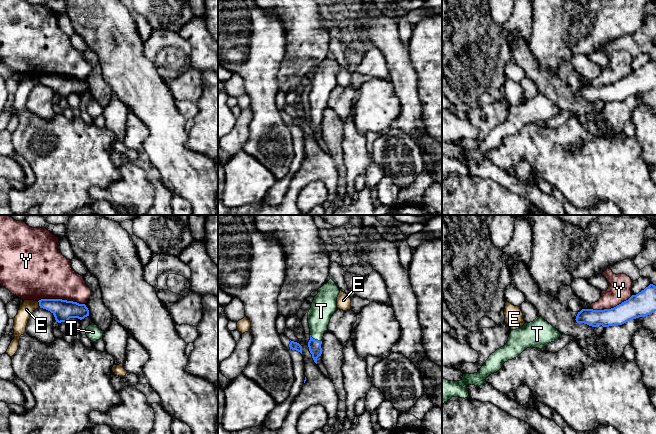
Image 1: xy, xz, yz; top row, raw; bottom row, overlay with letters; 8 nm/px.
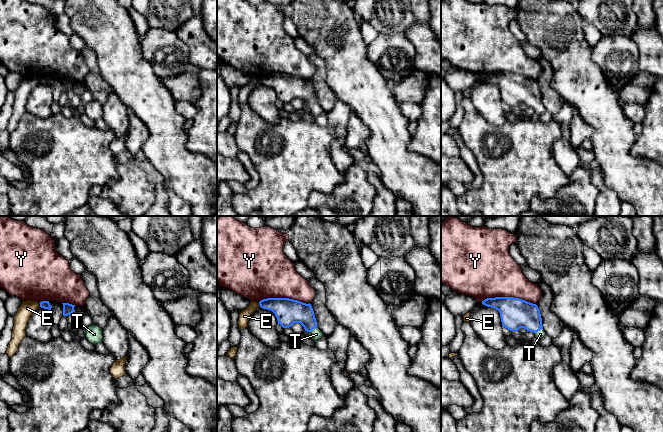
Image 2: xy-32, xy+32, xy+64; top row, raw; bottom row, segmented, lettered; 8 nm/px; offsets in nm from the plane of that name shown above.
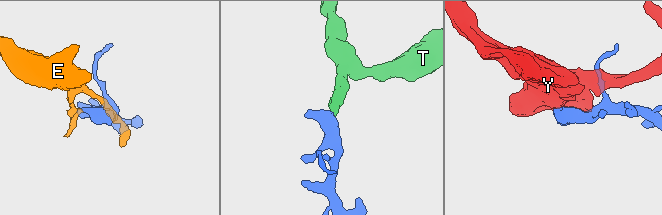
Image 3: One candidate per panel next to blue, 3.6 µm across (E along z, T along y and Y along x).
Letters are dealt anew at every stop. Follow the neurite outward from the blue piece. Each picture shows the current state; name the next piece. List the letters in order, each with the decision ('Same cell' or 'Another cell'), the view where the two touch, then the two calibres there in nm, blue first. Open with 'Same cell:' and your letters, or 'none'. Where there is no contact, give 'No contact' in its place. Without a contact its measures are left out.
Same cell: T
E: Another cell. Touches blue in xy. Thickness 170 nm (blue) against 120 nm
T: Same cell. Touches blue in xz. Thickness 100 nm (blue) against 190 nm
Y: Another cell. Touches blue in xy. Thickness 170 nm (blue) against 420 nm

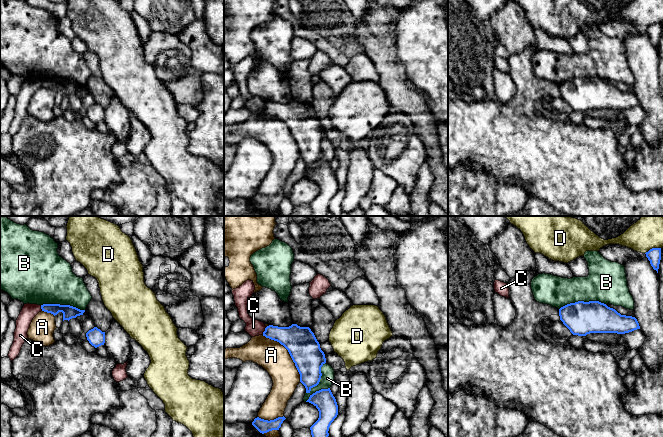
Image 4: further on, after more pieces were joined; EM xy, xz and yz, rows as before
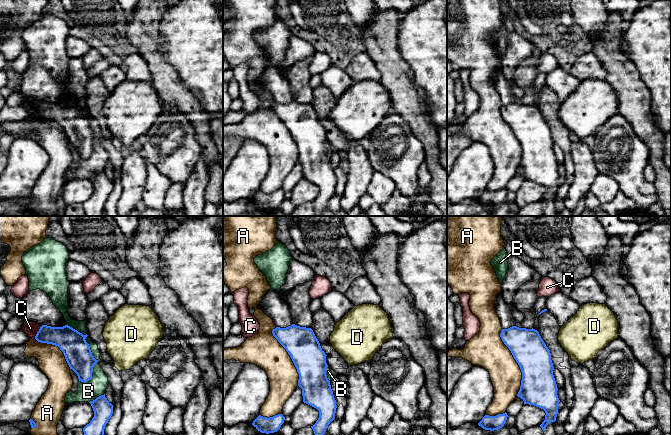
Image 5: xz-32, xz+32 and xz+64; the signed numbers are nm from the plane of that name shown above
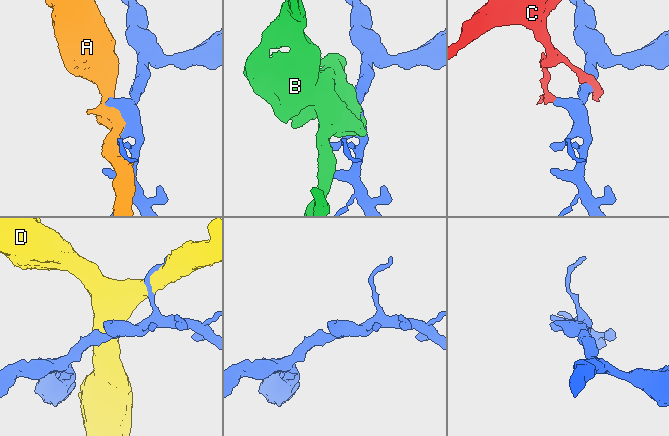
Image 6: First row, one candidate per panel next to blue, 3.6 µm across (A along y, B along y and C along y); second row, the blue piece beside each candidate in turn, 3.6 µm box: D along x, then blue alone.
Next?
Same cell: none
A: Another cell. Touches blue in xz. Thickness 260 nm (blue) against 240 nm
B: Another cell. Touches blue in xz. Thickness 240 nm (blue) against 110 nm
C: Another cell. Touches blue in xz. Thickness 220 nm (blue) against 130 nm
D: Another cell. Touches blue in yz. Thickness 110 nm (blue) against 260 nm

